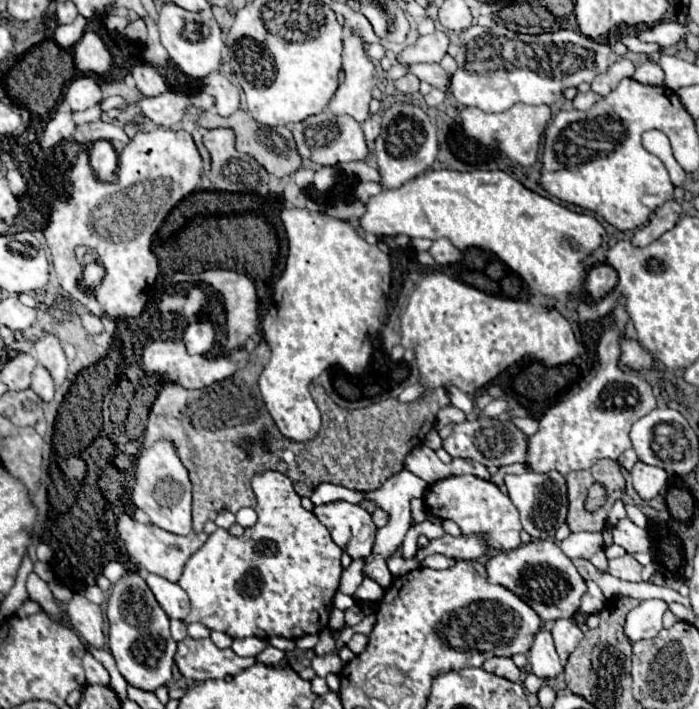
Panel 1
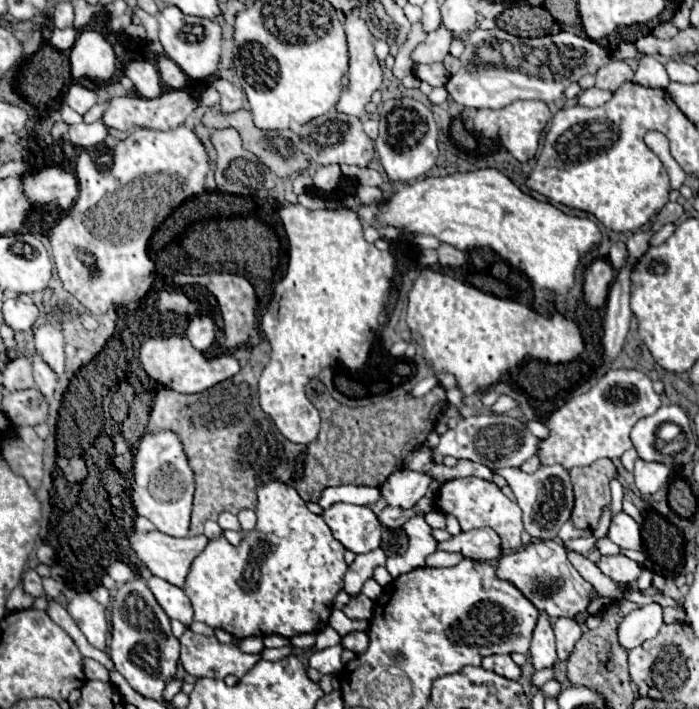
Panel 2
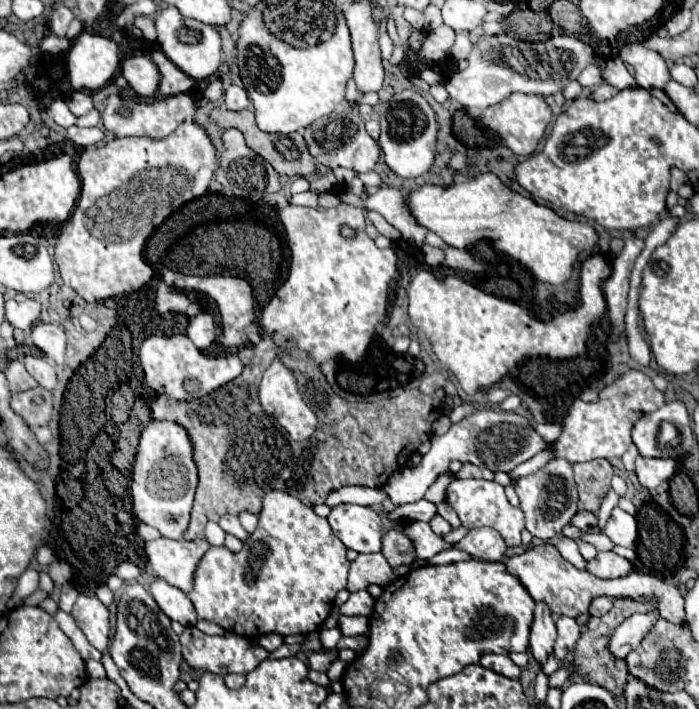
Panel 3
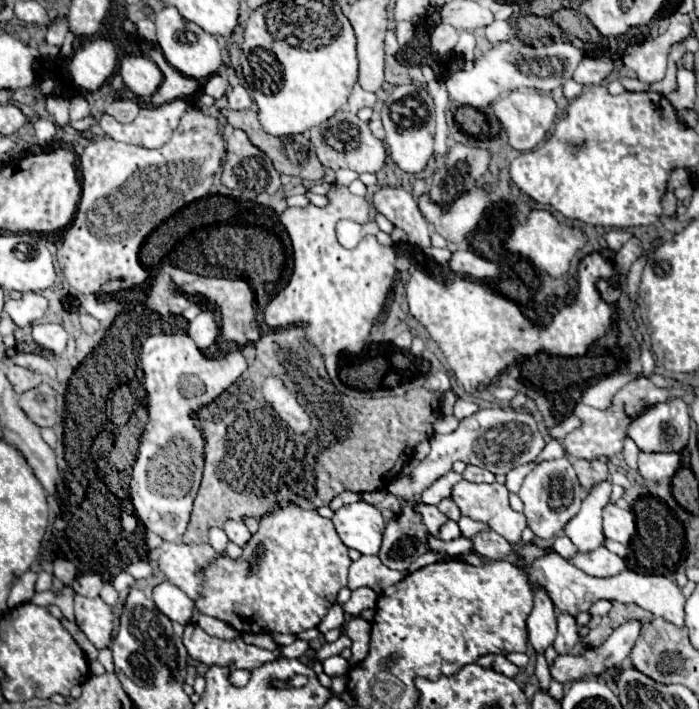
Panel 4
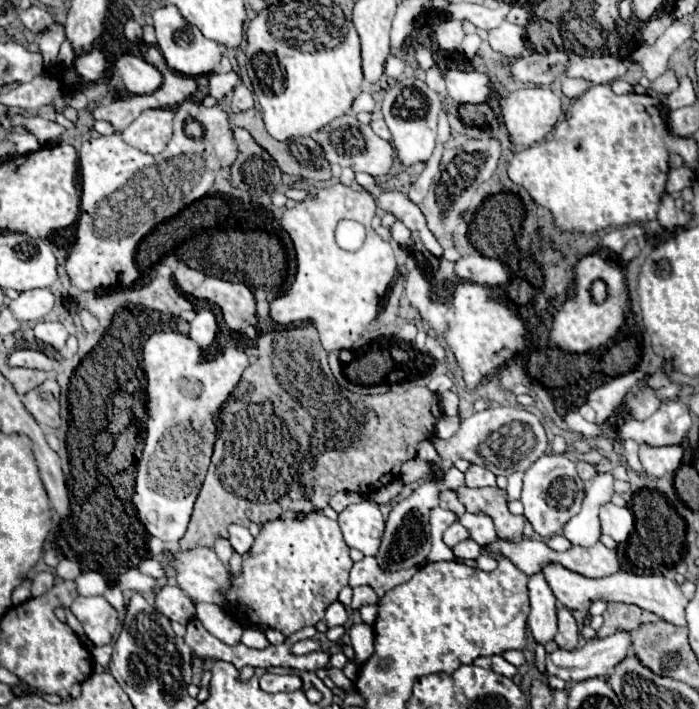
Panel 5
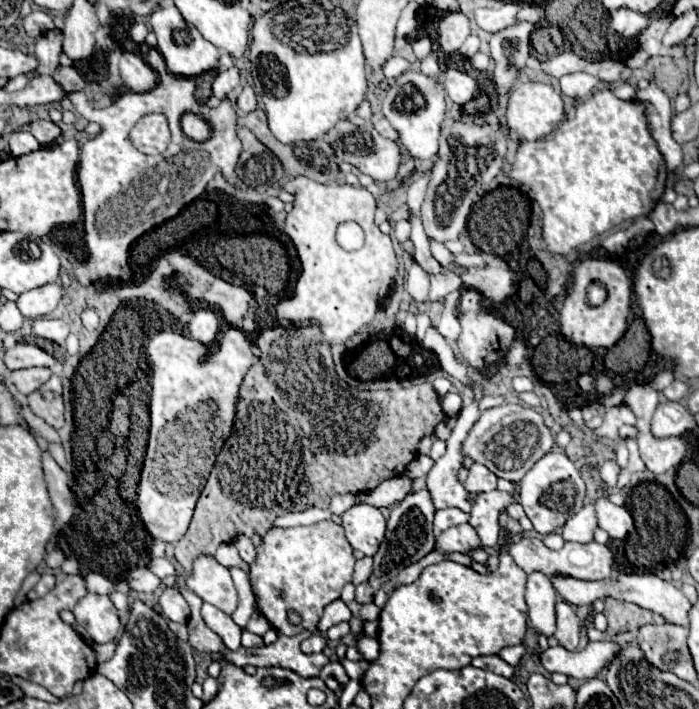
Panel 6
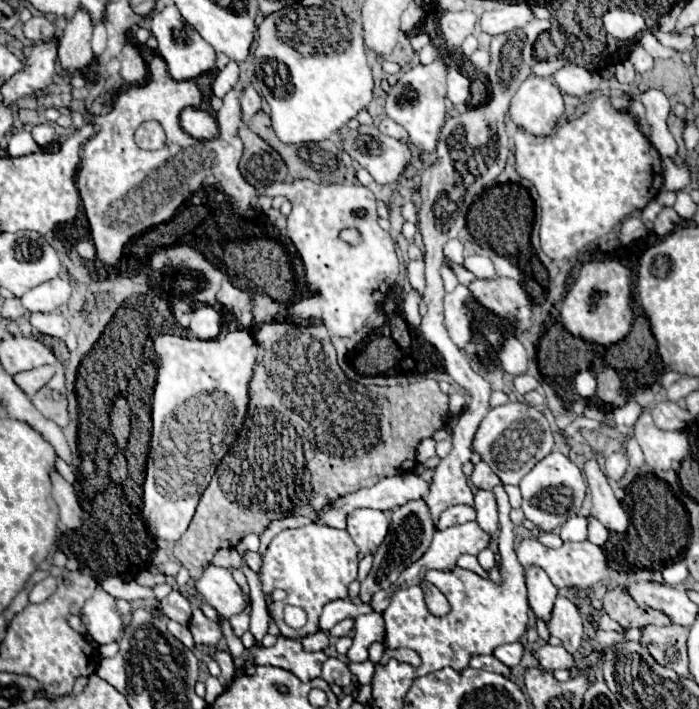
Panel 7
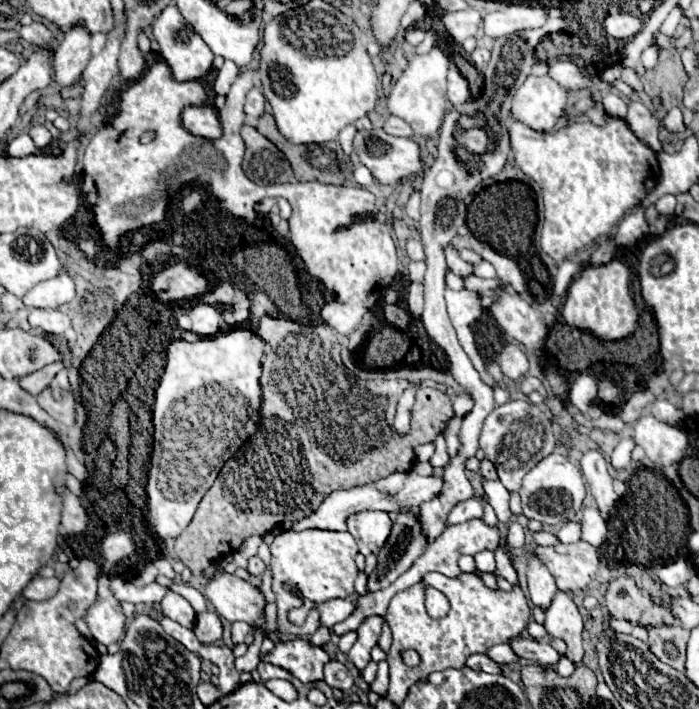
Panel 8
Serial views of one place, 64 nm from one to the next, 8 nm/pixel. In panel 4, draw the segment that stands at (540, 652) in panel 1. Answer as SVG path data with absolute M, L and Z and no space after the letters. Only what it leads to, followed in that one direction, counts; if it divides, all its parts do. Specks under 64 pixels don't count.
M542 586L534 588L534 608L526 624L528 640L538 652L544 652L556 638L556 606Z

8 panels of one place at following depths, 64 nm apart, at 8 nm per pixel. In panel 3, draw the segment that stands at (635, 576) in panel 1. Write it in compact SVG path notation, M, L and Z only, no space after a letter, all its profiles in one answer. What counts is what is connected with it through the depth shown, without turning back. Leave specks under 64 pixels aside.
M598 552L594 560L588 560L586 570L600 578L620 578L620 576L626 576L628 572L632 572L634 568L626 558L622 558L614 552Z

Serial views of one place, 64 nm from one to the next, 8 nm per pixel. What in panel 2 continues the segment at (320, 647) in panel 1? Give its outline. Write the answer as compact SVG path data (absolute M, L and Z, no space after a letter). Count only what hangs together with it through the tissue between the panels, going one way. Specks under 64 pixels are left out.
M326 626L324 630L320 630L316 634L316 650L324 650L324 648L336 646L336 644L340 644L340 634L332 626Z

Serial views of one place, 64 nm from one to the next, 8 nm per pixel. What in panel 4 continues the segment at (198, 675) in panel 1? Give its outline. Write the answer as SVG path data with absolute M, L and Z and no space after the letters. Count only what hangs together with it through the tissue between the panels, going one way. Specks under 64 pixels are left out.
M198 624L186 626L182 642L194 660L204 662L208 666L224 664L230 670L236 670L236 668L254 670L266 662L274 662L274 660L282 658L280 648L262 650L262 648L244 644L242 638L226 642L226 640L220 640L220 638L206 634Z

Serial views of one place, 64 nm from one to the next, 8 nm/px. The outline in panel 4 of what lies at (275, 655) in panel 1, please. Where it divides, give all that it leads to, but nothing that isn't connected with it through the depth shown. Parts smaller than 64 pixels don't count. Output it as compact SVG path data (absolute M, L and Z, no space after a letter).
M296 640L290 646L282 646L282 652L286 658L300 658L308 648L310 648L310 644L306 640Z

